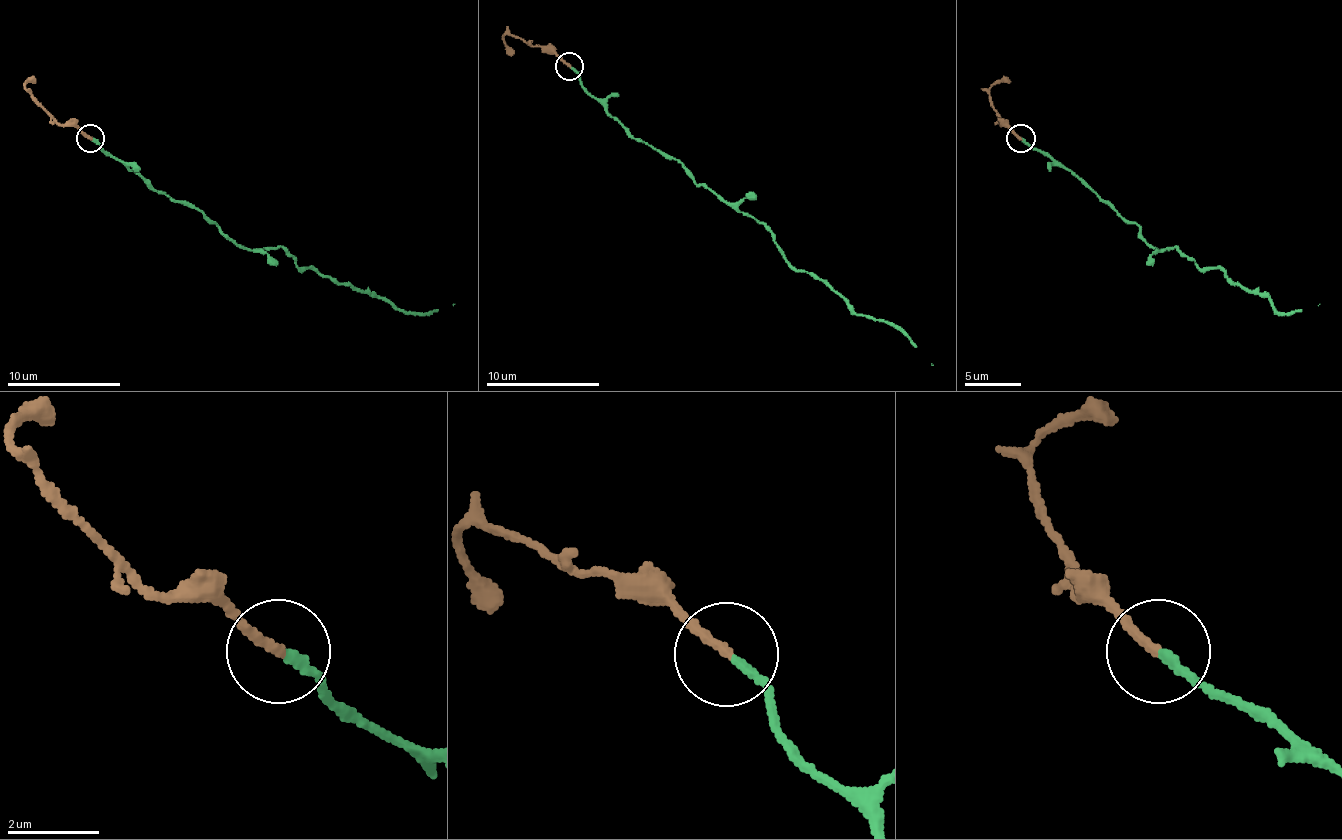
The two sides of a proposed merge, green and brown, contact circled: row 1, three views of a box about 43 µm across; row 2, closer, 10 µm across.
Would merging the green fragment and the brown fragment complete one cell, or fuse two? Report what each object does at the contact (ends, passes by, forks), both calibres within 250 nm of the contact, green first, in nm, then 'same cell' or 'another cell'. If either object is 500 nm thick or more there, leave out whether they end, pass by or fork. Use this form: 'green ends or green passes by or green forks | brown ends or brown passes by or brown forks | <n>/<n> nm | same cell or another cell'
green ends | brown ends | 190/200 nm | another cell

